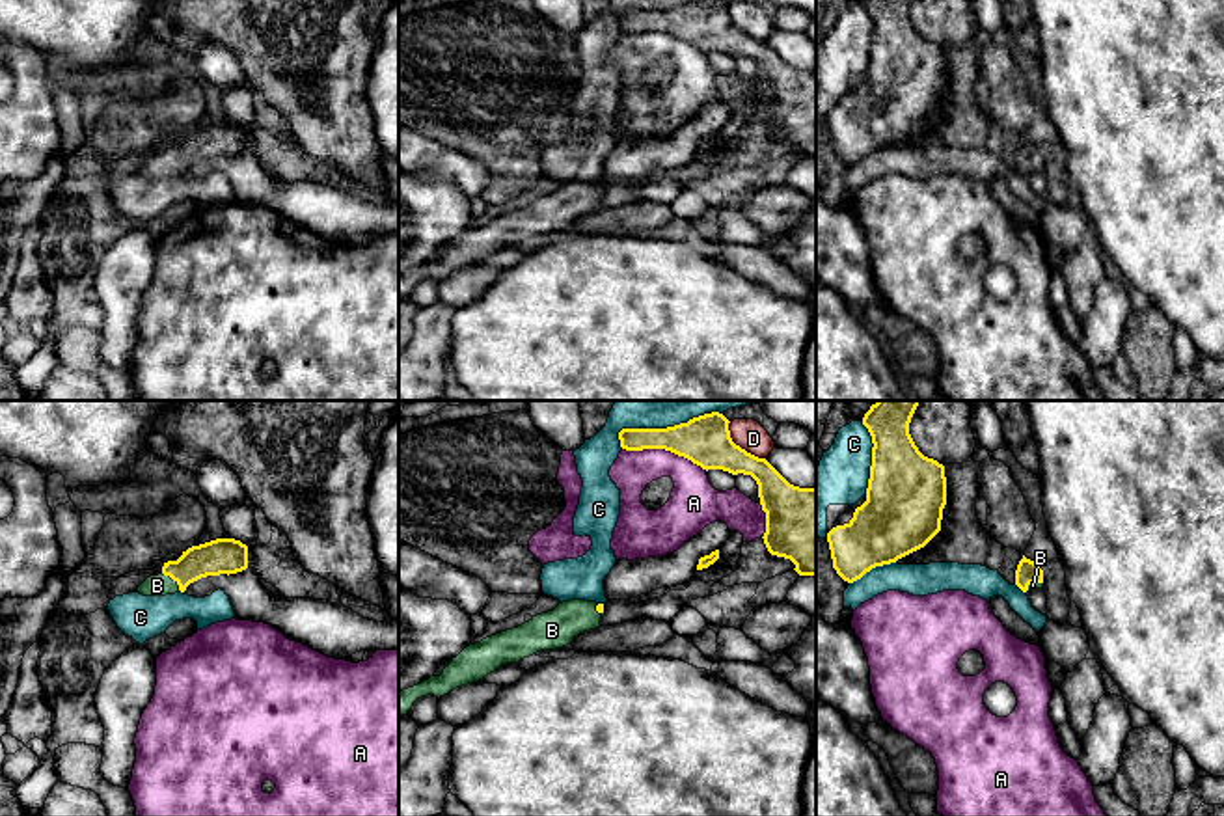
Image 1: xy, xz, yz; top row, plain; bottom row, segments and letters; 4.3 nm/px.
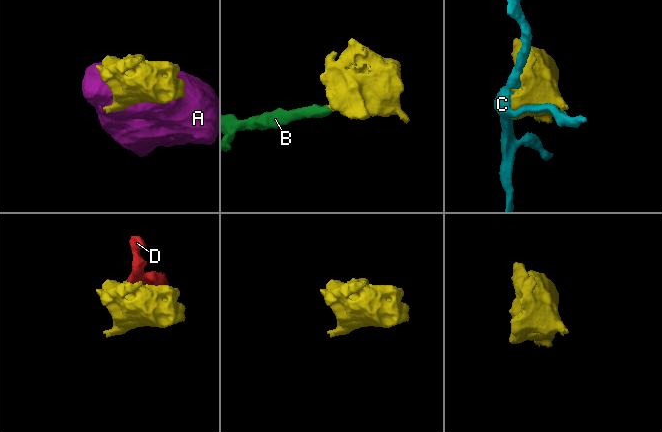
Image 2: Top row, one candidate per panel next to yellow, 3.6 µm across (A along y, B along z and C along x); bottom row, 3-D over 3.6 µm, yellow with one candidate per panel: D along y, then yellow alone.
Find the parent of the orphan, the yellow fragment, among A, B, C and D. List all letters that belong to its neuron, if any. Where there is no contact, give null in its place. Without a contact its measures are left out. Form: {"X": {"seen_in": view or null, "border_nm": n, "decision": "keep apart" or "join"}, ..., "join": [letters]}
{"A": {"seen_in": "xz", "border_nm": 380, "decision": "keep apart"}, "B": {"seen_in": "xy", "border_nm": 120, "decision": "join"}, "C": {"seen_in": "yz", "border_nm": 320, "decision": "keep apart"}, "D": {"seen_in": "xz", "border_nm": 220, "decision": "keep apart"}, "join": ["B"]}

